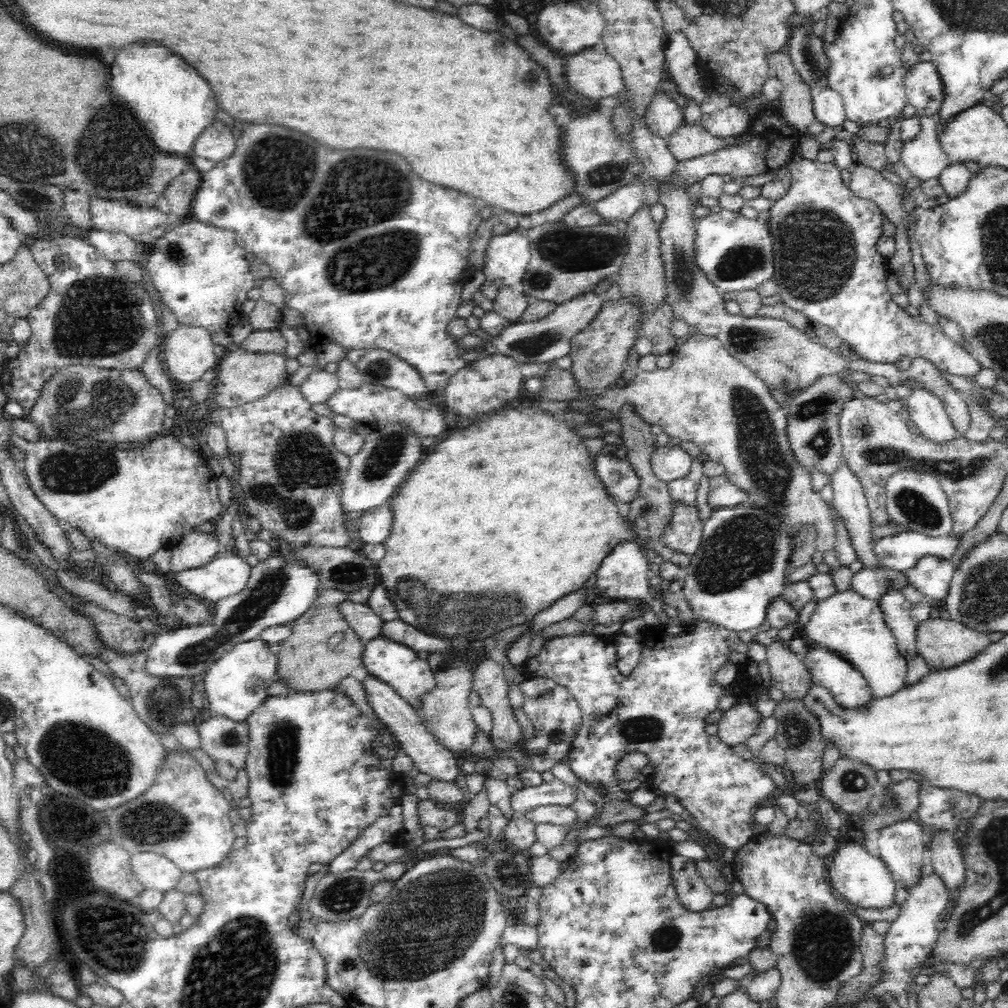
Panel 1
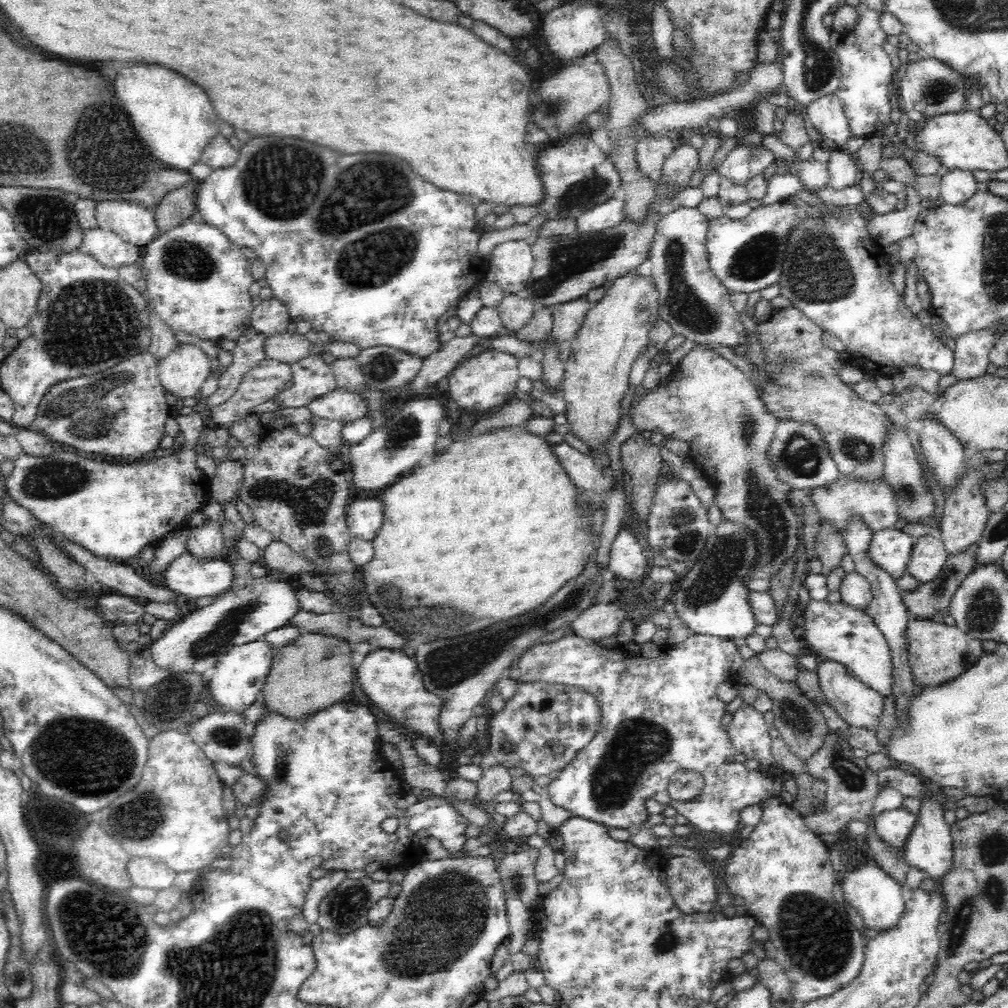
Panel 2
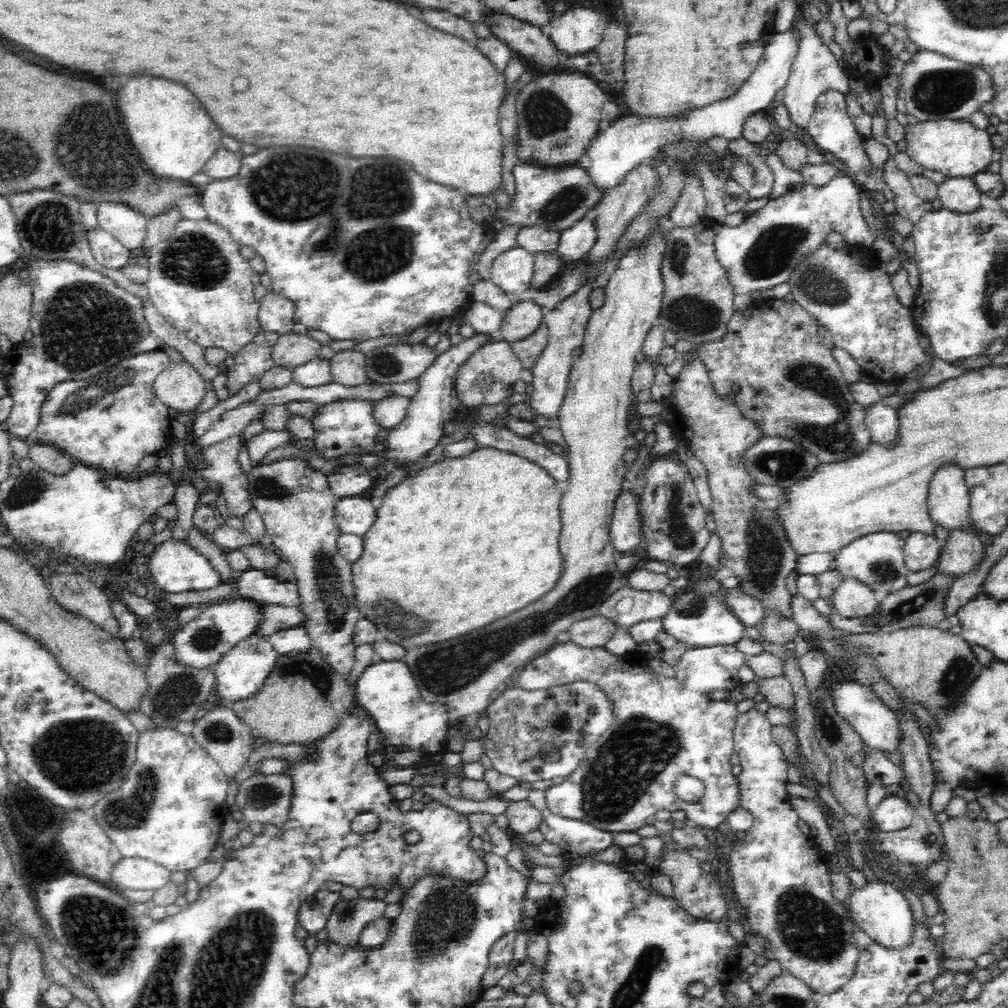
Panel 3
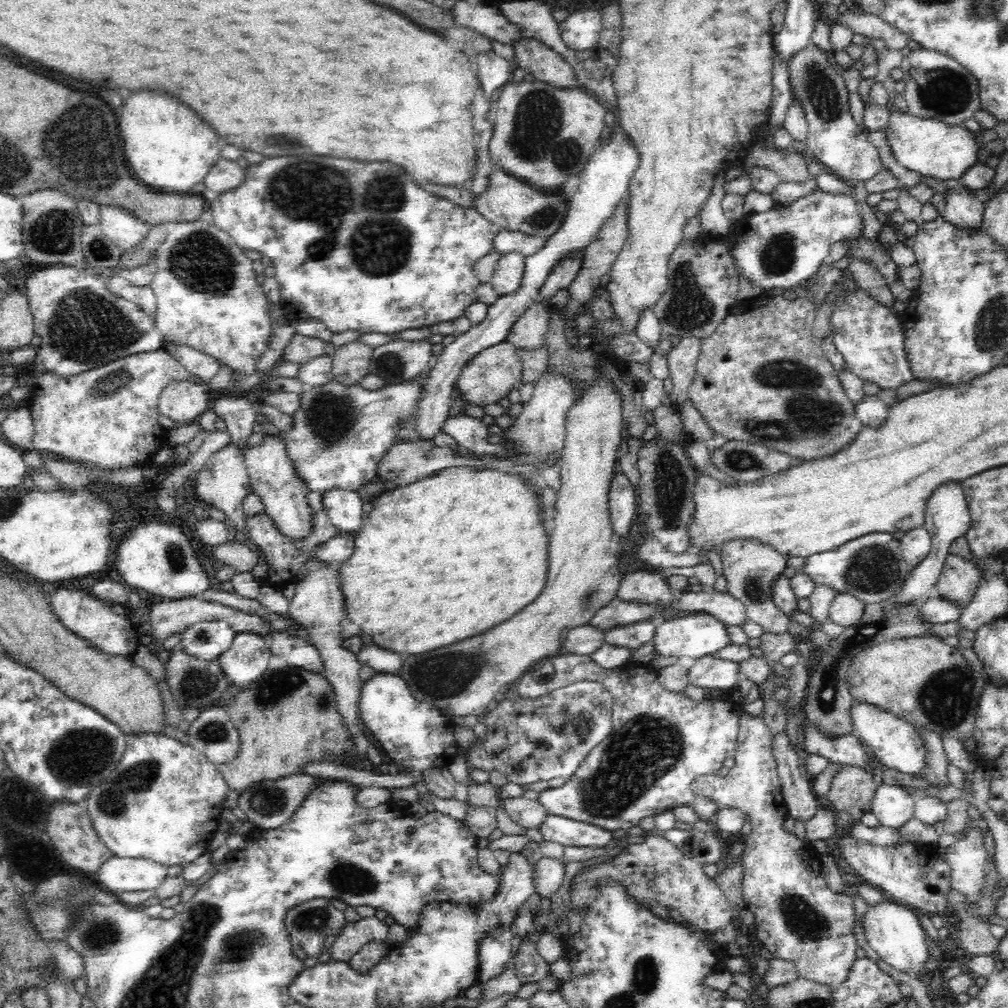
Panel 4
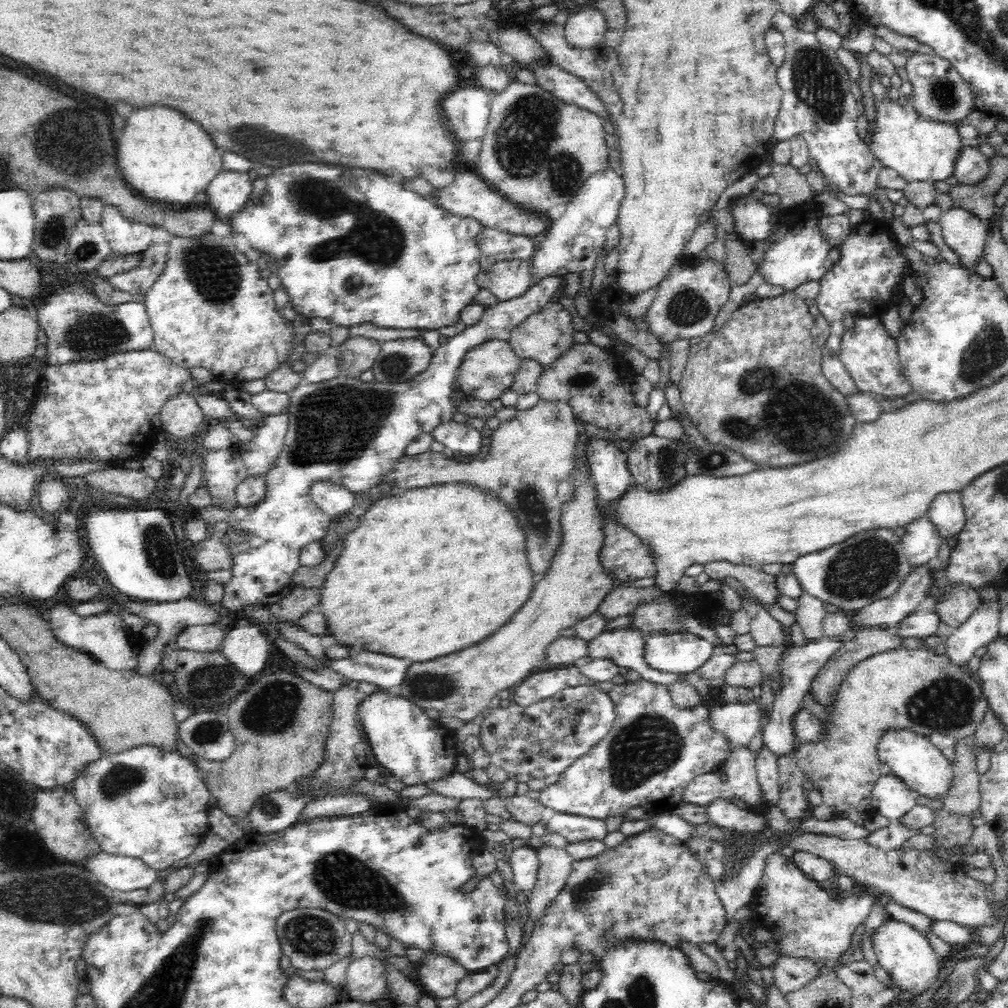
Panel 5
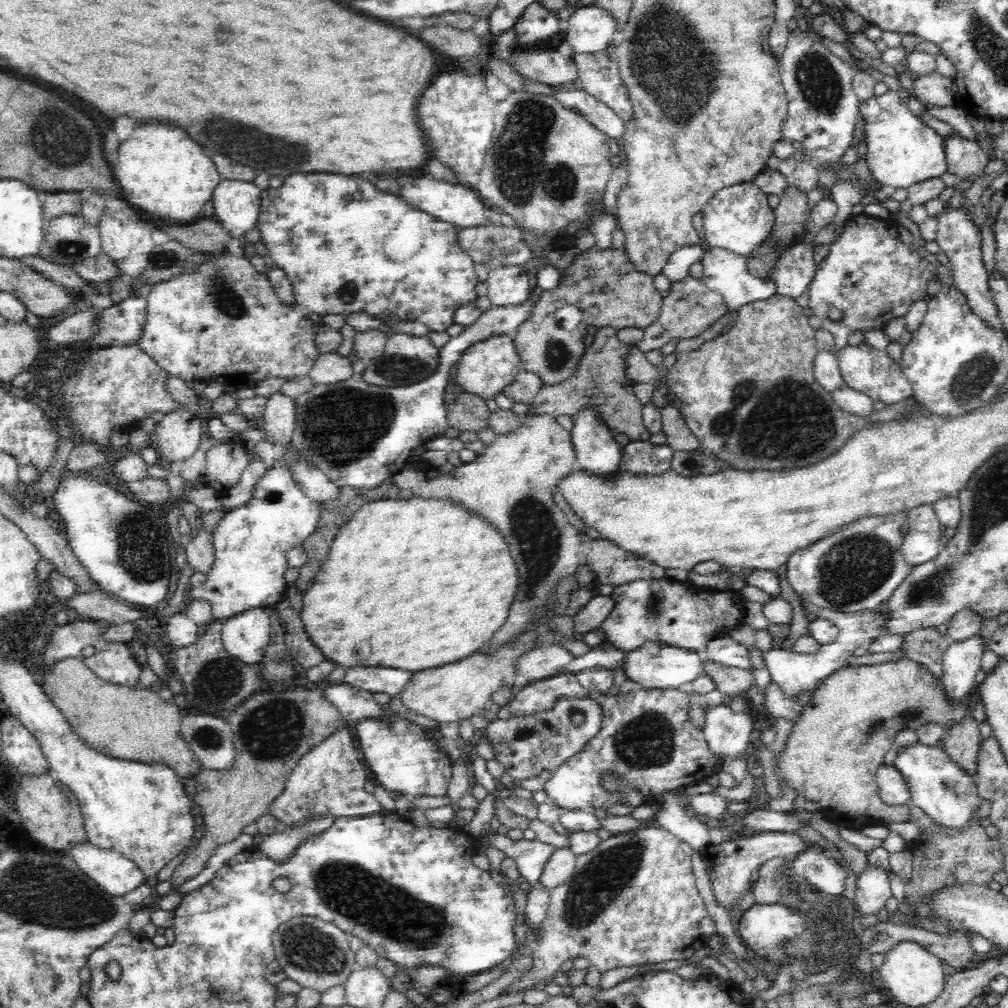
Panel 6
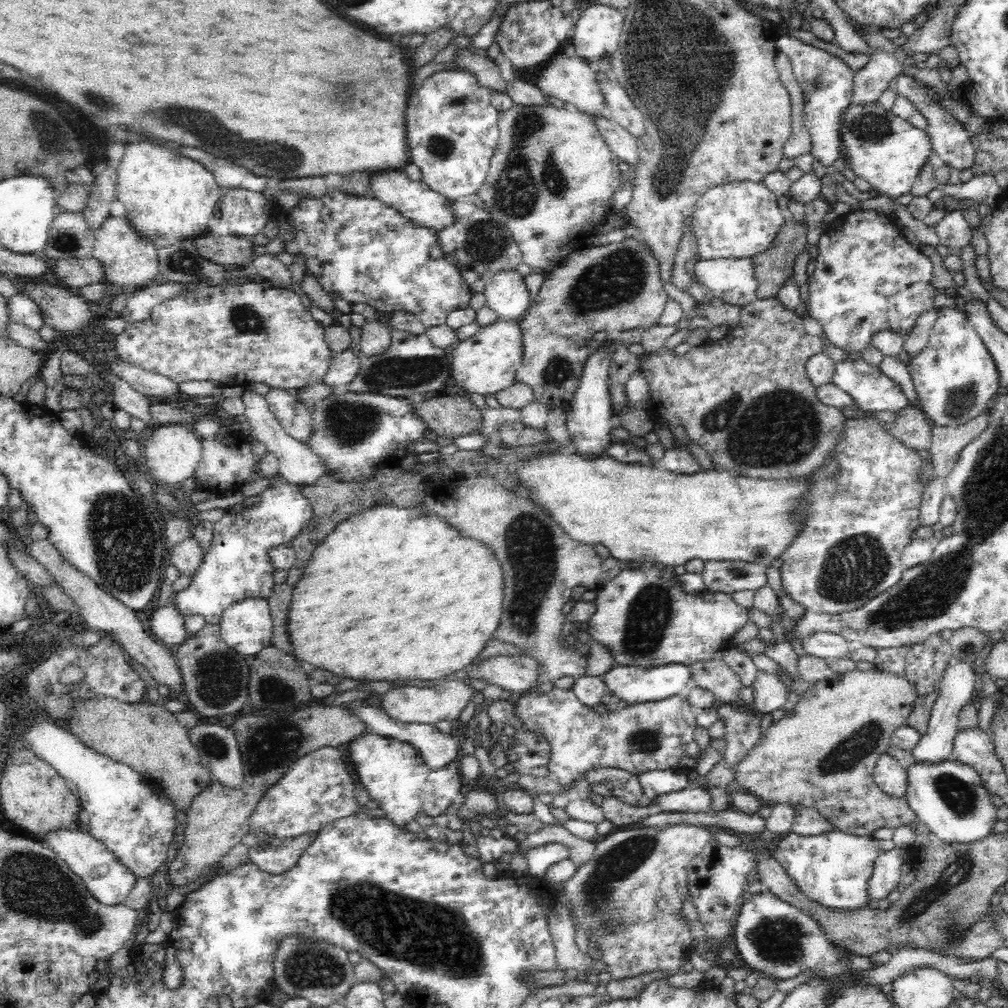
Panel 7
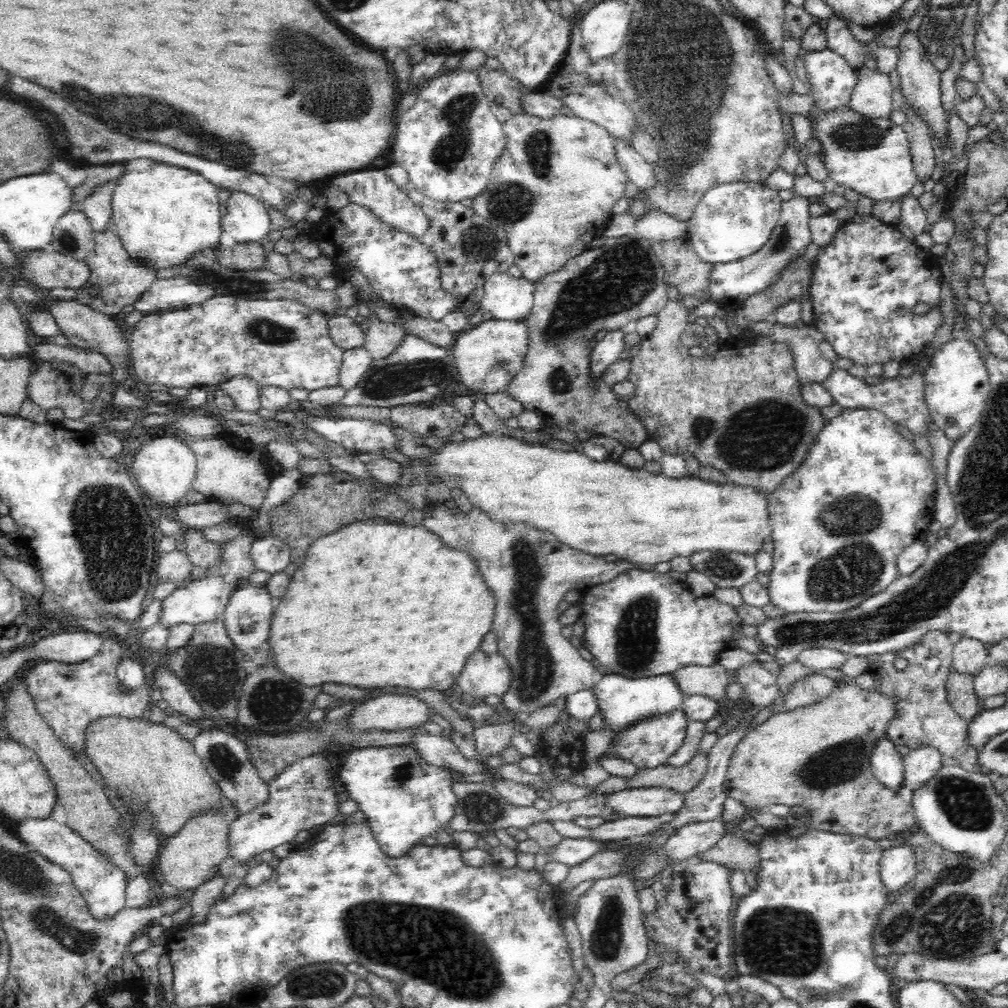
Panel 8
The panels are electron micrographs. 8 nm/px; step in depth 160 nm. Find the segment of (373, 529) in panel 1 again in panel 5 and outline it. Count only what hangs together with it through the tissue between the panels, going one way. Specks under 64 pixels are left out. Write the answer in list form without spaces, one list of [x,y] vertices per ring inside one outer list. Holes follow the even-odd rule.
[[[316,482],[310,488],[310,499],[317,511],[327,514],[328,519],[345,515],[354,506],[354,494],[332,482]]]

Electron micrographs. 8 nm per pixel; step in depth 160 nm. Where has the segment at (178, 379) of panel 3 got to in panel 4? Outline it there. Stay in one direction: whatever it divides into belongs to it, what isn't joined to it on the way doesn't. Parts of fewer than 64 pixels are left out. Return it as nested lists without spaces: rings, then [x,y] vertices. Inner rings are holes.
[[[188,379],[170,382],[159,394],[158,410],[174,420],[176,426],[195,422],[208,410],[209,391],[207,383],[195,383]]]

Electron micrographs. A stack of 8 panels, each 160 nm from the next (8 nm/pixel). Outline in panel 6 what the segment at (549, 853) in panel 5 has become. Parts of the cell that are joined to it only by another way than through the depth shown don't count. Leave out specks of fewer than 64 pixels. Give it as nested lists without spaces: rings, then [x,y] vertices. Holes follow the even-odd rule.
[[[556,848],[543,868],[540,885],[550,890],[566,882],[575,870],[575,858],[570,848]]]

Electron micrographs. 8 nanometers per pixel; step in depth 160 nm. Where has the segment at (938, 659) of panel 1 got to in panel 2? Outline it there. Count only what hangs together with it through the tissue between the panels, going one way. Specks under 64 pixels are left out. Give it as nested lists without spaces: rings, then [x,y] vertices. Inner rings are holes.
[[[932,619],[908,621],[905,637],[913,681],[919,686],[938,686],[939,683],[948,682],[968,670],[985,654],[981,639],[972,638],[956,625],[936,623]]]

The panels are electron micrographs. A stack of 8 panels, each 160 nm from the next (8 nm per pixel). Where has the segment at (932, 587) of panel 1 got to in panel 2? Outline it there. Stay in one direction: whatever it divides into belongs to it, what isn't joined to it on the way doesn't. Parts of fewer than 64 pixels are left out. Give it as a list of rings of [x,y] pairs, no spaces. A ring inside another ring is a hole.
[[[938,534],[921,536],[914,543],[907,573],[914,576],[919,583],[933,581],[944,570],[948,556]]]

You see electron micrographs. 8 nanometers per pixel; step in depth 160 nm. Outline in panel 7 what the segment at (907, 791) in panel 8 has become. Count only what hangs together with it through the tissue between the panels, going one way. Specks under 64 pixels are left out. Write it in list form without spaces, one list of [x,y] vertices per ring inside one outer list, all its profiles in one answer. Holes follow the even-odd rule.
[[[951,660],[944,670],[940,685],[940,694],[931,710],[926,734],[920,737],[918,744],[909,752],[913,762],[940,762],[942,759],[953,758],[953,740],[959,728],[959,714],[962,706],[968,704],[976,697],[973,663],[963,660]]]

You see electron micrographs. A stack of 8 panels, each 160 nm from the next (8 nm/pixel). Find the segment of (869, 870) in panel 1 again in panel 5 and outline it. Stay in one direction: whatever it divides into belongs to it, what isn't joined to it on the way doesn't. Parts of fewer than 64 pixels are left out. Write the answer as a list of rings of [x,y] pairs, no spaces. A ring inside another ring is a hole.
[[[888,918],[880,928],[874,931],[872,939],[878,964],[892,977],[895,986],[902,992],[922,994],[932,988],[944,961],[930,947],[926,936],[908,923],[900,922],[896,918]]]

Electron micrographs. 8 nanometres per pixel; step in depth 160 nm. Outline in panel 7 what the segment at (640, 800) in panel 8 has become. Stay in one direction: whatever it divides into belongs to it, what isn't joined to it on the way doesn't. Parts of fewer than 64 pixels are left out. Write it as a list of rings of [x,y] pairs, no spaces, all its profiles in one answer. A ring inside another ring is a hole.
[[[686,787],[684,790],[661,794],[653,801],[644,800],[648,806],[658,806],[668,812],[706,812],[711,810],[711,796],[707,789]]]

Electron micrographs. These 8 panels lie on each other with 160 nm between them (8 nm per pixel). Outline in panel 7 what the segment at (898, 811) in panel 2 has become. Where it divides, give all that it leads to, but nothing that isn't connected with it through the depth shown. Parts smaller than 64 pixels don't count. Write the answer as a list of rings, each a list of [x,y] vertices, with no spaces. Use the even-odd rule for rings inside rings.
[[[884,753],[878,757],[873,770],[873,779],[882,792],[891,798],[904,799],[908,781],[905,766],[894,756]]]

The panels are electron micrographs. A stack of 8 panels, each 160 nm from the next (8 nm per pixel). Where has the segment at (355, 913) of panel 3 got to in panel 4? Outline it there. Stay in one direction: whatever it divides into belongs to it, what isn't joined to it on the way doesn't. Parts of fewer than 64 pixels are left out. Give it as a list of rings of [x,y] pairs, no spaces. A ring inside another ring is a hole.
[[[360,918],[356,923],[346,924],[331,946],[332,959],[336,962],[350,961],[354,954],[370,942],[386,941],[389,927],[386,922],[373,918]]]

